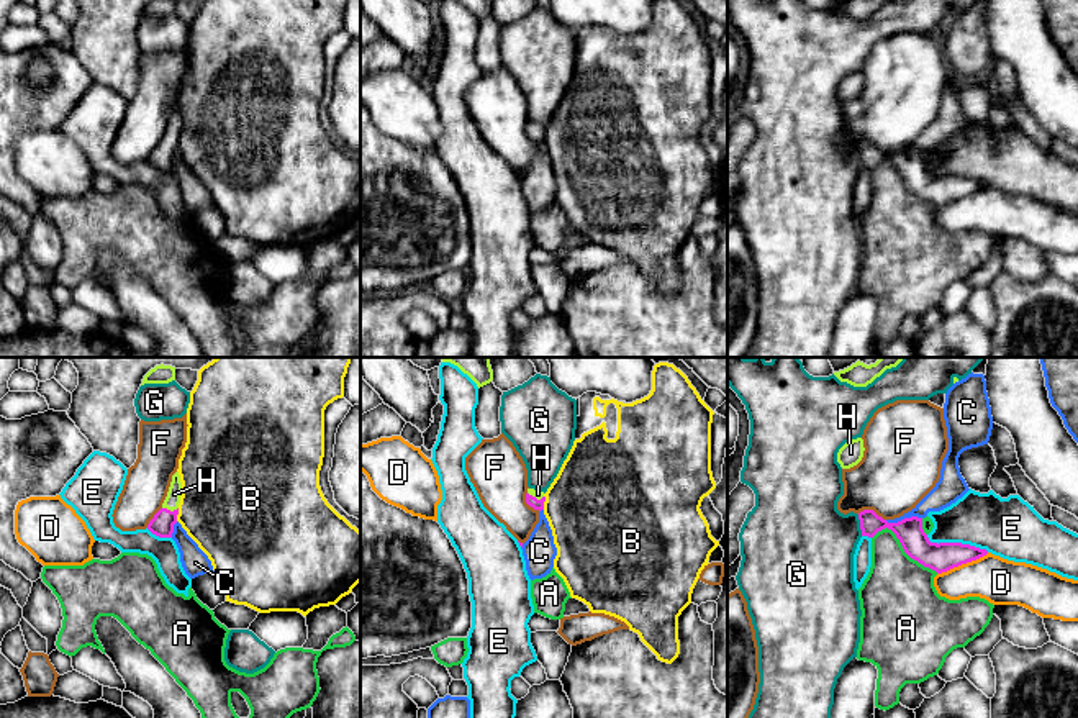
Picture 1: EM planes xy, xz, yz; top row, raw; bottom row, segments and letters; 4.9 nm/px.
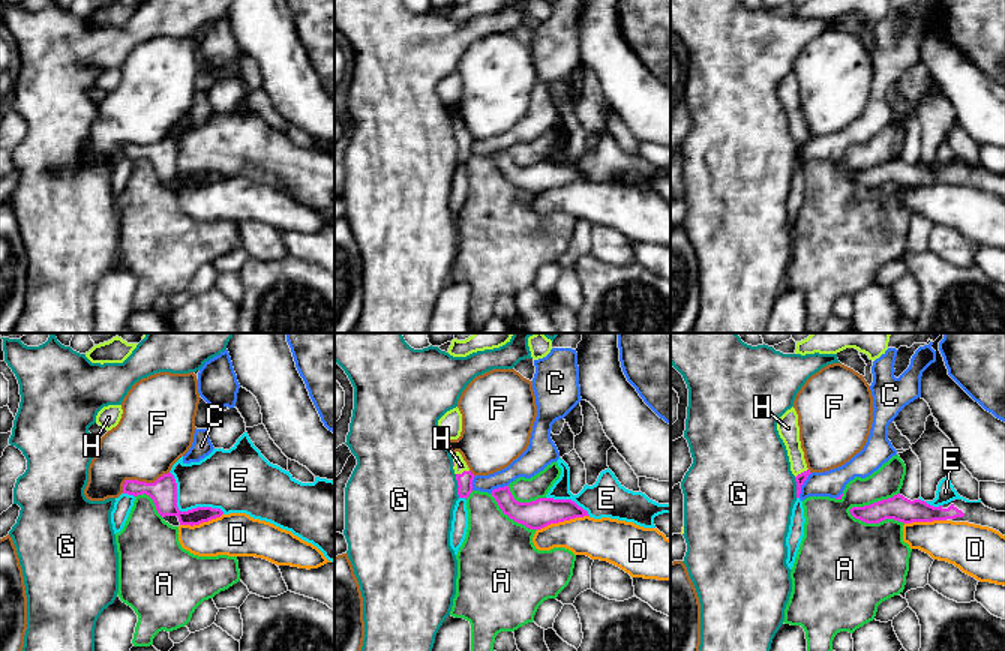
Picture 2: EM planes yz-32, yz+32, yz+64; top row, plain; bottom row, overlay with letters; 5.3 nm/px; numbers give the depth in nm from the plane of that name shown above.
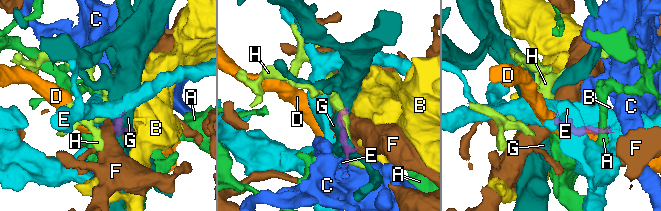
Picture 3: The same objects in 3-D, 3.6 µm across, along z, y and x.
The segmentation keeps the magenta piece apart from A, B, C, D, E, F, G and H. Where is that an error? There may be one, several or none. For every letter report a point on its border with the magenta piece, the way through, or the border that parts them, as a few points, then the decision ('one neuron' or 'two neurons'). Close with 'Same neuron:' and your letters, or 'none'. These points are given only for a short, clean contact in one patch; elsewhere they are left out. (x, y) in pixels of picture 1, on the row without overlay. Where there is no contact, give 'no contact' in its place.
A: meets magenta in yz at (903, 181); two neurons
B: meets magenta in xz at (544, 133); border along xz (544, 128), (543, 141); two neurons
C: meets magenta in yz at (905, 151); border along yz (921, 149), (905, 149), (896, 154), (885, 153); two neurons
D: meets magenta in yz at (962, 195); border along yz (988, 186), (937, 207); two neurons
E: meets magenta in yz at (957, 176); two neurons
F: meets magenta in yz at (872, 143); border along yz (857, 146), (874, 143), (885, 153); two neurons
G: meets magenta in yz at (860, 158); border along yz (857, 148), (862, 168); two neurons
H: meets magenta in xy at (169, 143); runs through xy (163, 156), (169, 143), (174, 127); one neuron
Same neuron: H

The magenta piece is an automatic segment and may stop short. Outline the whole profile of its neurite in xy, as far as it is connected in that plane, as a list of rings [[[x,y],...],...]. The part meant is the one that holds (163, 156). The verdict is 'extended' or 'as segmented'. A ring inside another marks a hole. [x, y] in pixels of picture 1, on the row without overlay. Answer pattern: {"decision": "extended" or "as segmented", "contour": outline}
{"decision": "extended", "contour": [[[179,105],[172,108],[172,115],[162,141],[149,154],[147,162],[159,170],[172,170],[177,156],[179,136],[182,130],[182,115]]]}

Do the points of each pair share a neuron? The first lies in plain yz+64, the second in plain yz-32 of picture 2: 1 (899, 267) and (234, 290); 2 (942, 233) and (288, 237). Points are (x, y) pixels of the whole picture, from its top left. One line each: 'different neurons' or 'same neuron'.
1: different neurons
2: different neurons

